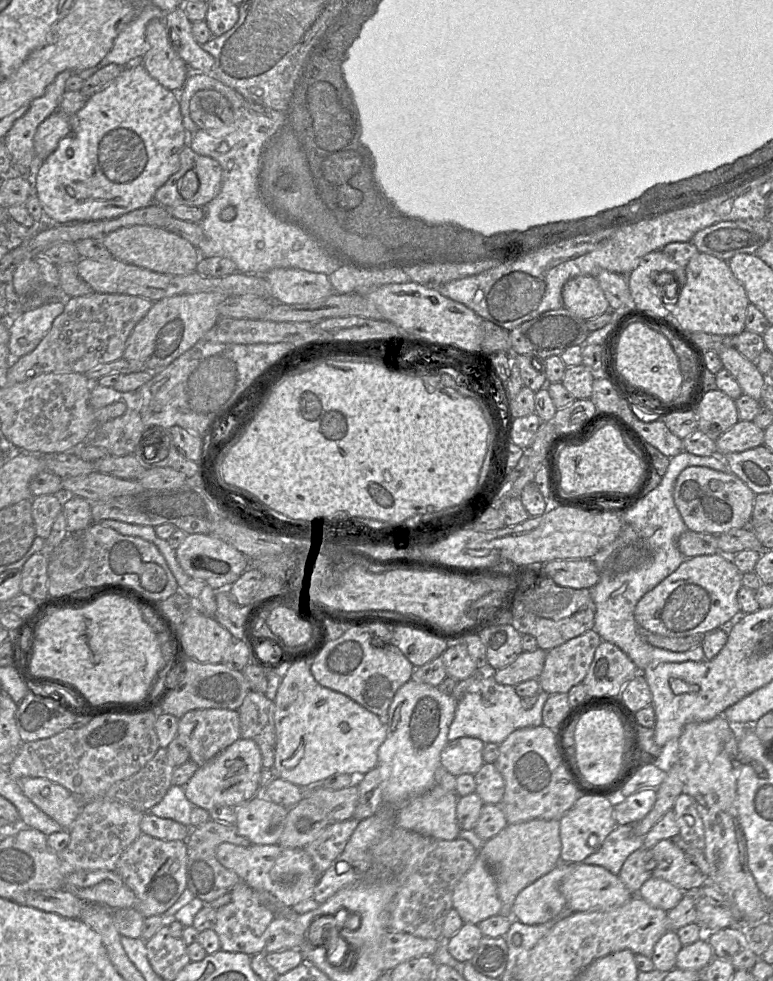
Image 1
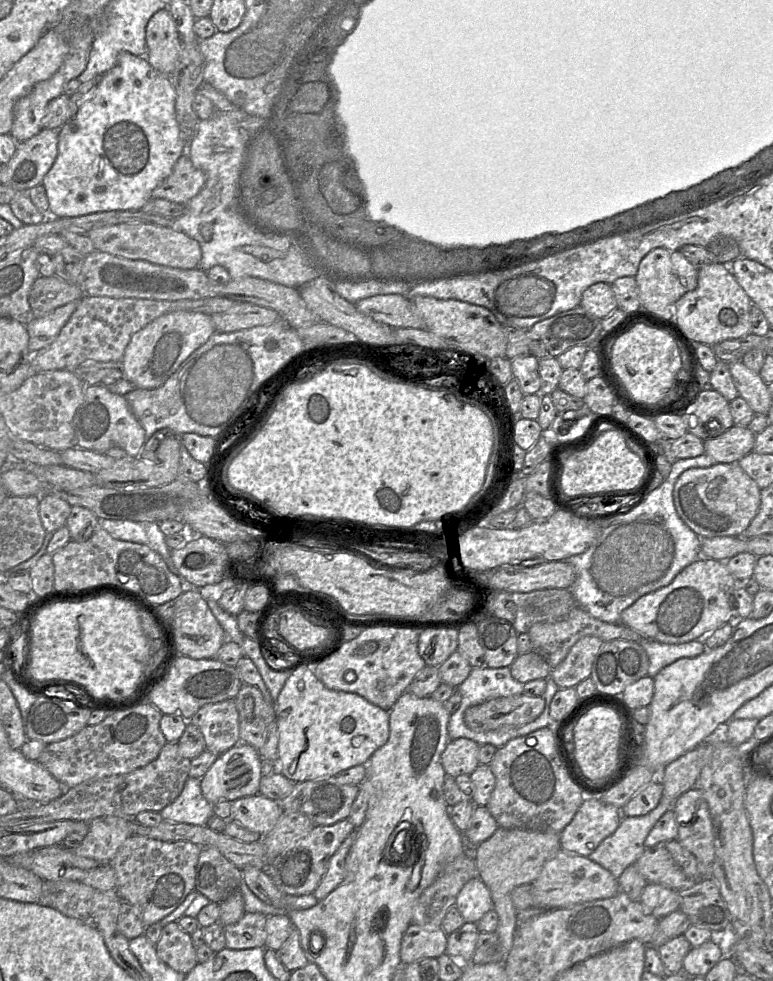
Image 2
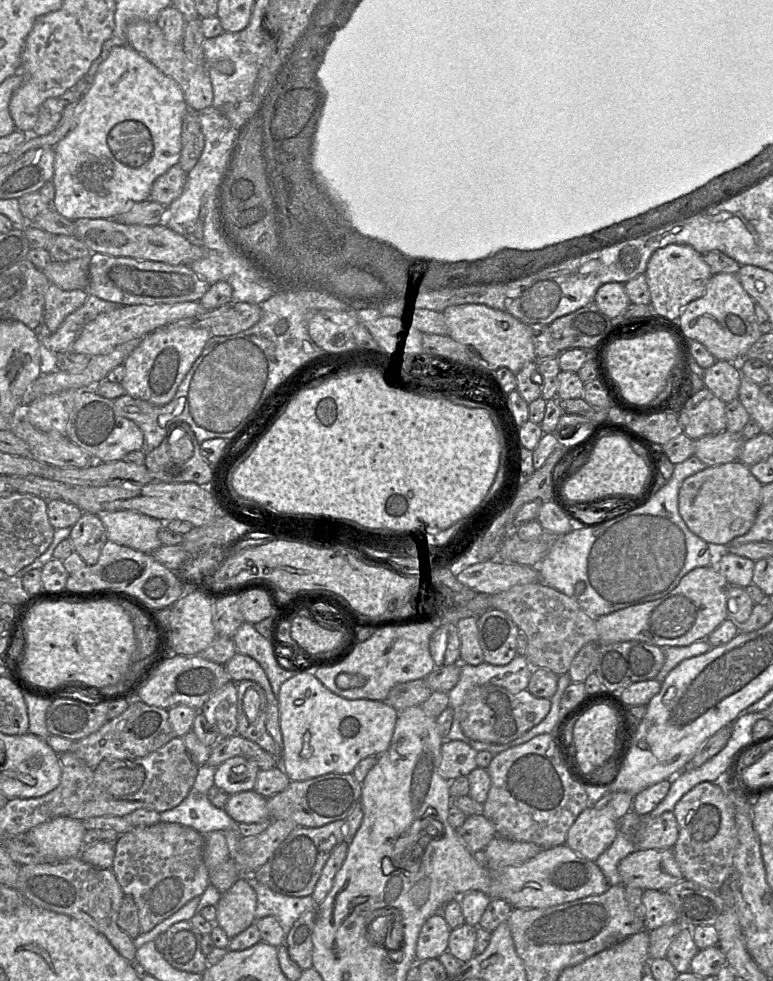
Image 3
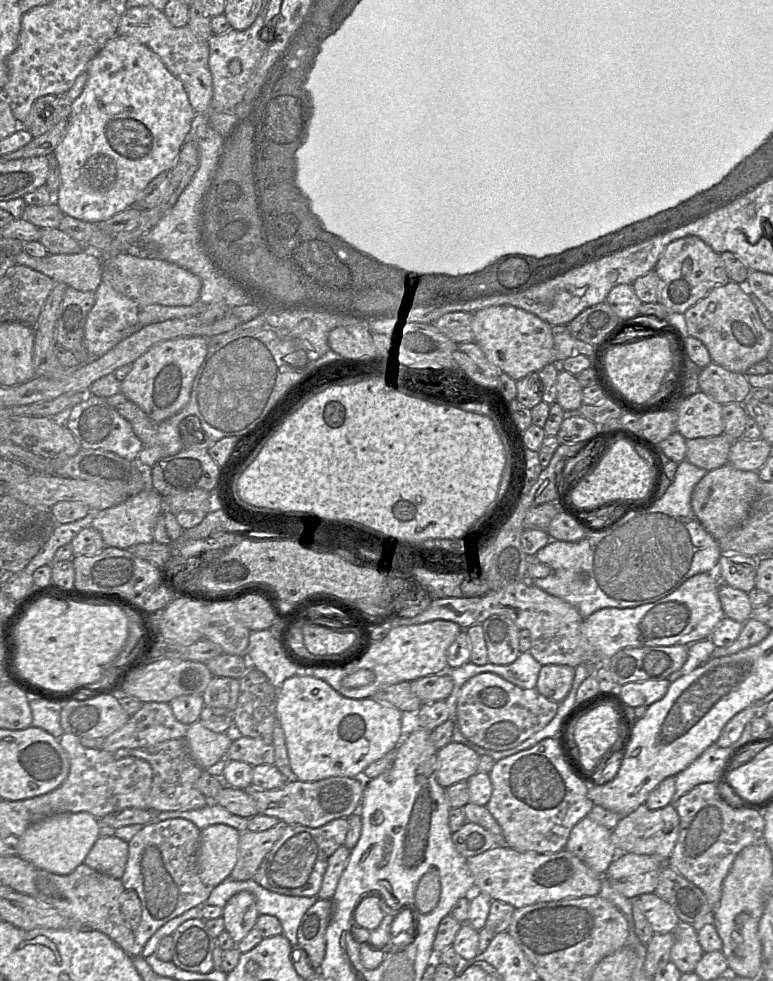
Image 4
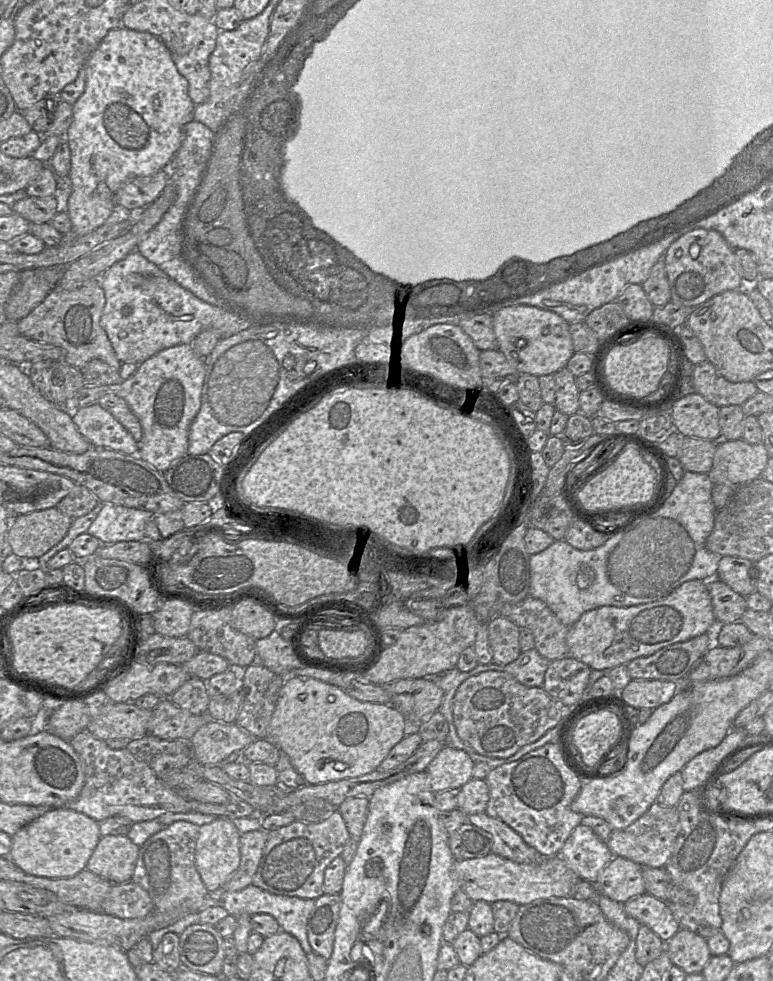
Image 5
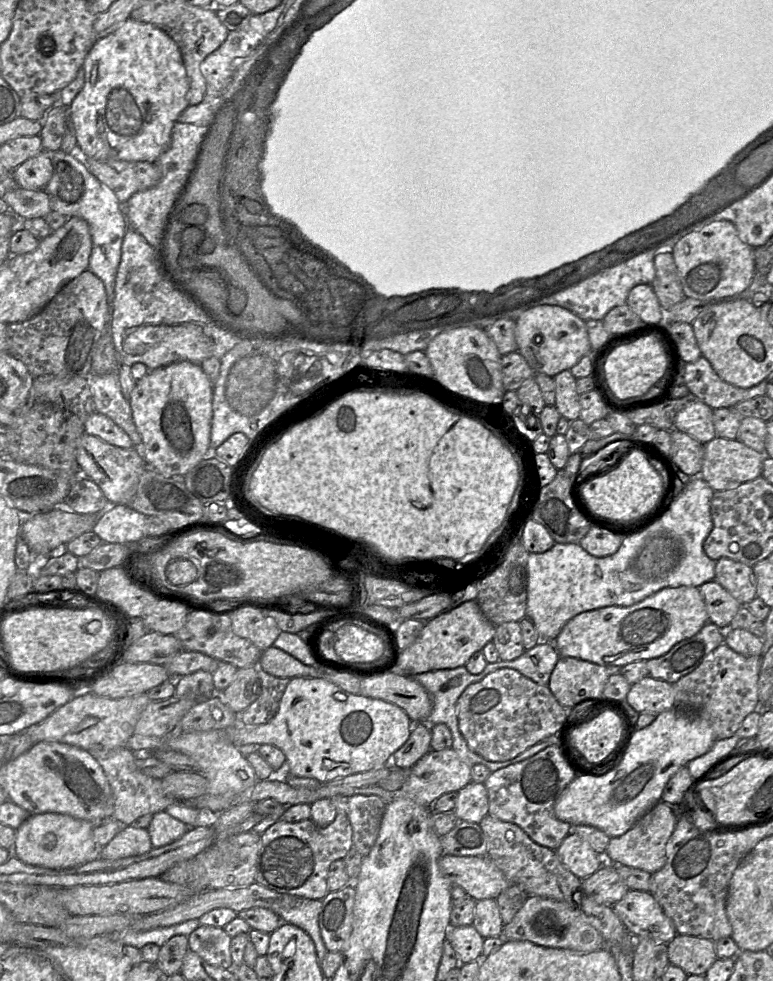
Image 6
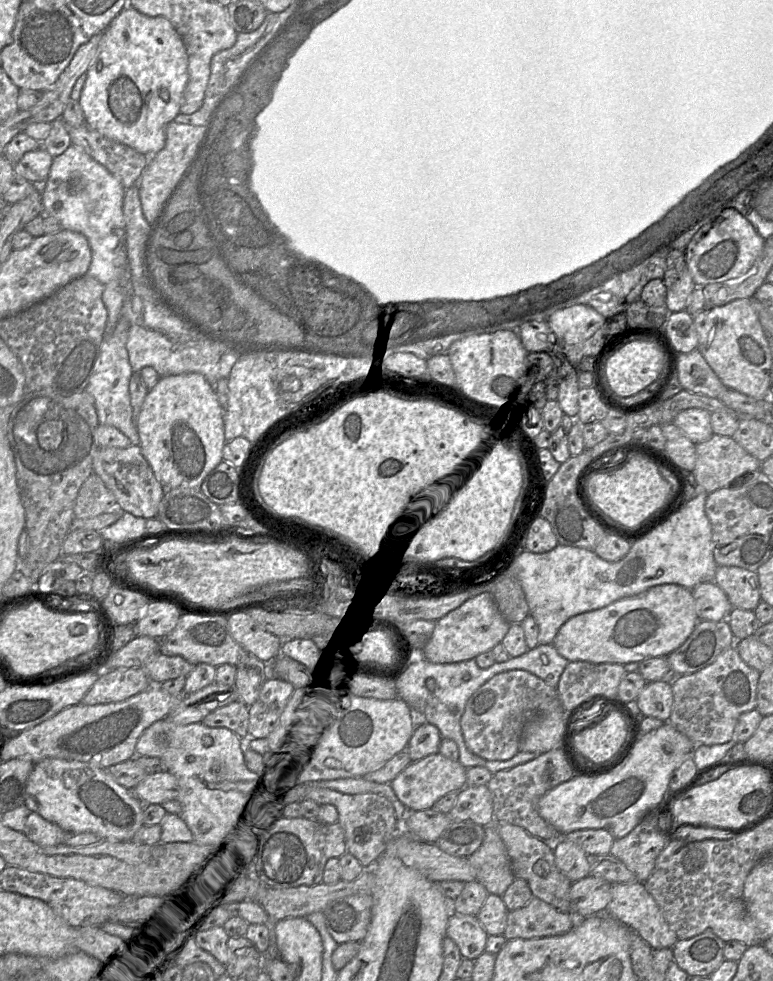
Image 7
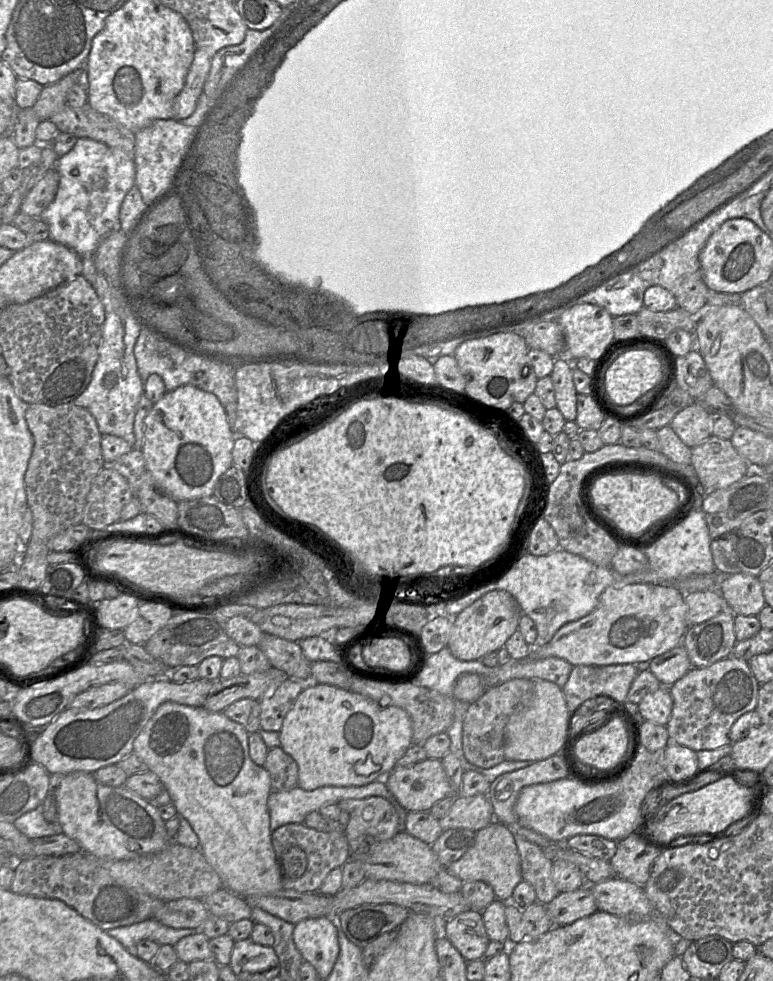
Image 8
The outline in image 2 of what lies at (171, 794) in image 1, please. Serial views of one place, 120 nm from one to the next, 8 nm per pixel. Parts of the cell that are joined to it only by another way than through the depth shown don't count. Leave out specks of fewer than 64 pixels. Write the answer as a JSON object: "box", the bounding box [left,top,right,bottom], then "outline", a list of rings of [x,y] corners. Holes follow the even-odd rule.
{"box":[159,777,214,826],"outline":[[[189,777],[181,794],[159,814],[165,821],[206,826],[208,819],[214,815],[212,805],[202,795],[201,781]]]}

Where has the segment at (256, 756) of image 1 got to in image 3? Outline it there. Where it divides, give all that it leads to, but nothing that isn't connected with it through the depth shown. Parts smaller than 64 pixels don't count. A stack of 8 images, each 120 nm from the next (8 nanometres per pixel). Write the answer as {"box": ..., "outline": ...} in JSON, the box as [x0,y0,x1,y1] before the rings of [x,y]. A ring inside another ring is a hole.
{"box":[214,756,258,795],"outline":[[[240,756],[232,757],[216,768],[214,785],[229,795],[254,790],[258,772],[255,763]]]}

